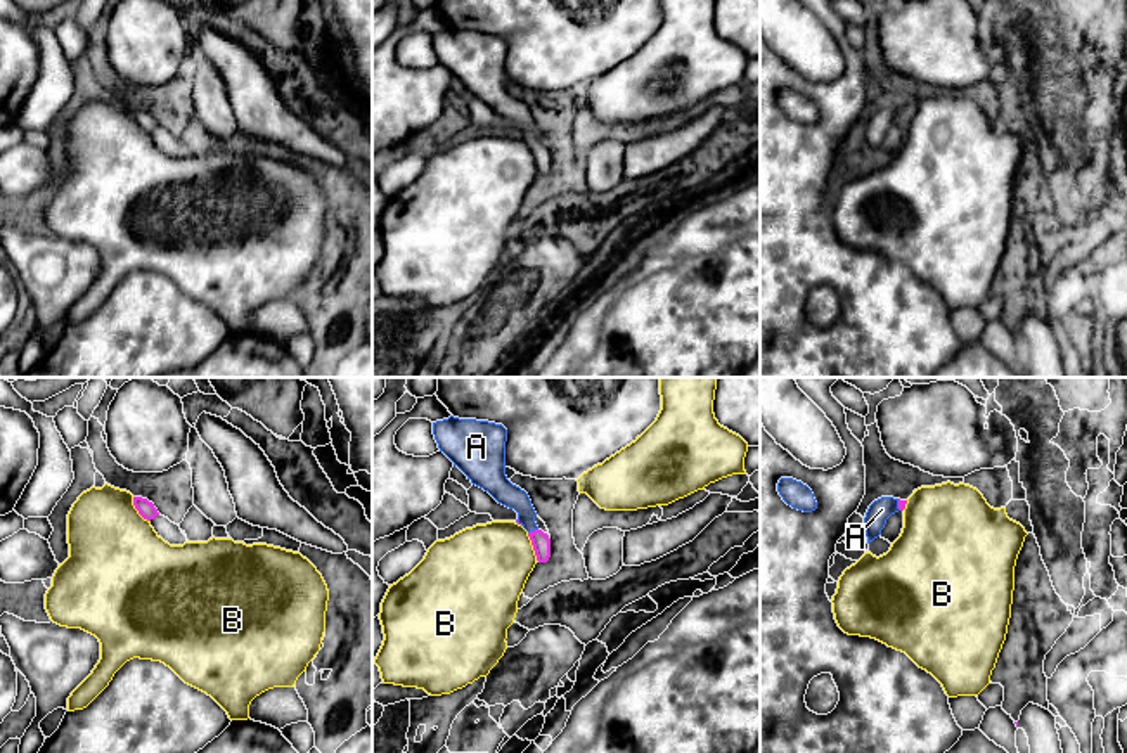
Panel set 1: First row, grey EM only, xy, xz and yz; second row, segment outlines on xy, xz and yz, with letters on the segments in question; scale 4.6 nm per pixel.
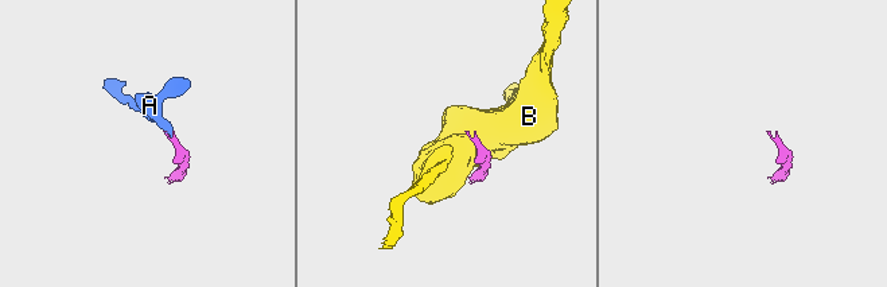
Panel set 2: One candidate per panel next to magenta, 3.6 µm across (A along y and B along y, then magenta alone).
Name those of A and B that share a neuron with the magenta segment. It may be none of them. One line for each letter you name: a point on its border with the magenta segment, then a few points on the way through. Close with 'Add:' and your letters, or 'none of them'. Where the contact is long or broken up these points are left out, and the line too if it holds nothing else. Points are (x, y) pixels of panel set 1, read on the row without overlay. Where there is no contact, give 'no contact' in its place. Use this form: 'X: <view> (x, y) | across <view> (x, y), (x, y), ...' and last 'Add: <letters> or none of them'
A: xz (532, 144) | across xz (540, 153), (532, 144), (527, 125), (501, 101)
Add: A

